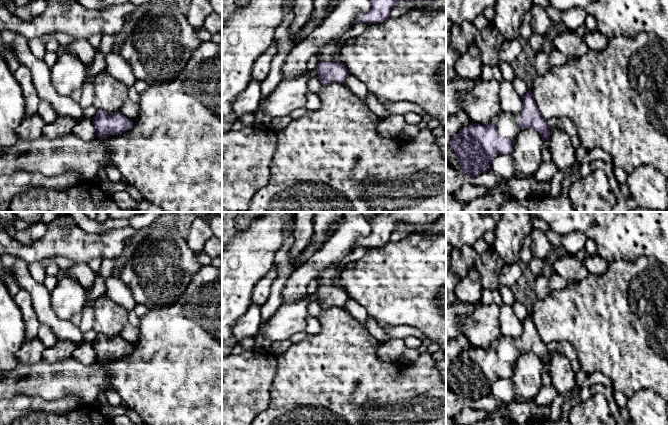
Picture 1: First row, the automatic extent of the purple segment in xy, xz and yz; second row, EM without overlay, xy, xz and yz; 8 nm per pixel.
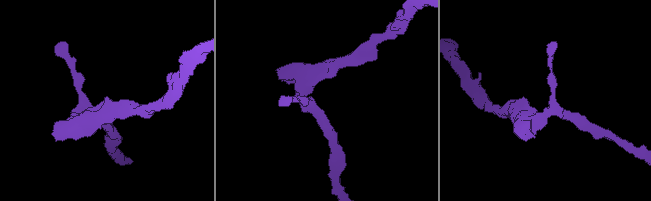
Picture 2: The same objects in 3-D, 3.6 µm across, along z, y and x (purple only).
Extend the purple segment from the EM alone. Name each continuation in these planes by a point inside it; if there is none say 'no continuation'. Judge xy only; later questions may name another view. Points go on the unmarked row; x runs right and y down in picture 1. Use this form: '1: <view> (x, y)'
no continuation

